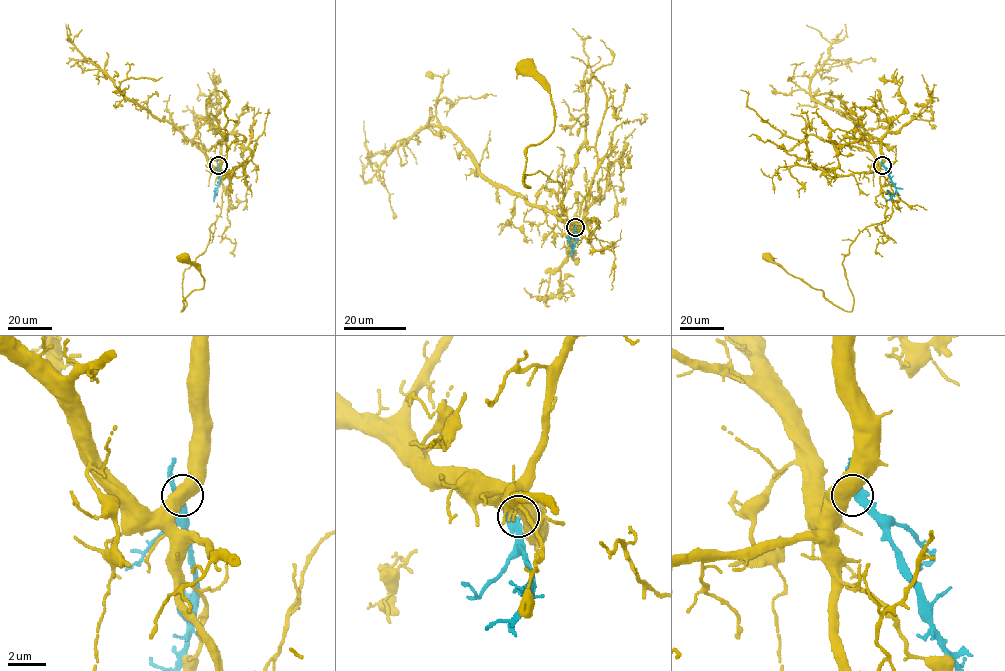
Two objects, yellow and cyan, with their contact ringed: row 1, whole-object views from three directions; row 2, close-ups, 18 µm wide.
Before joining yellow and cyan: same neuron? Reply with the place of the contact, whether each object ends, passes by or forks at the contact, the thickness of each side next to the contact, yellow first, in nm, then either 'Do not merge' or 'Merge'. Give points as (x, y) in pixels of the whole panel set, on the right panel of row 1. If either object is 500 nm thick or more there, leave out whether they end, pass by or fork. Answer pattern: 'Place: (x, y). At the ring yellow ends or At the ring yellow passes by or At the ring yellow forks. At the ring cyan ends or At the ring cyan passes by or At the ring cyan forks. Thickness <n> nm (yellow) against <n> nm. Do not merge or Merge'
Place: (882, 165). Thickness 750 nm (yellow) against 300 nm. Do not merge

